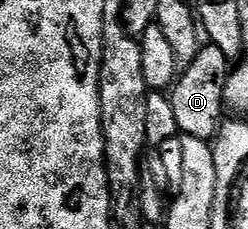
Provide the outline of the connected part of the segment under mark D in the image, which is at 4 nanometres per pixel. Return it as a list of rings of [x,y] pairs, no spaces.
[[[211,43],[202,44],[199,55],[190,65],[180,70],[171,89],[171,100],[175,111],[175,123],[186,137],[212,142],[221,131],[223,118],[227,113],[225,88],[229,82],[231,59]]]

